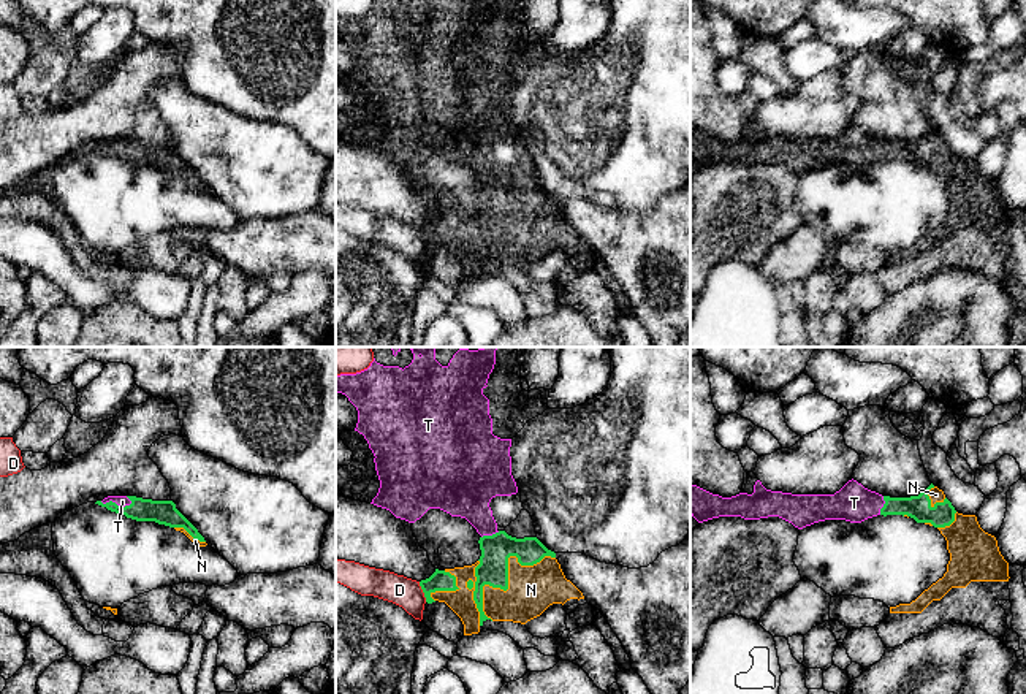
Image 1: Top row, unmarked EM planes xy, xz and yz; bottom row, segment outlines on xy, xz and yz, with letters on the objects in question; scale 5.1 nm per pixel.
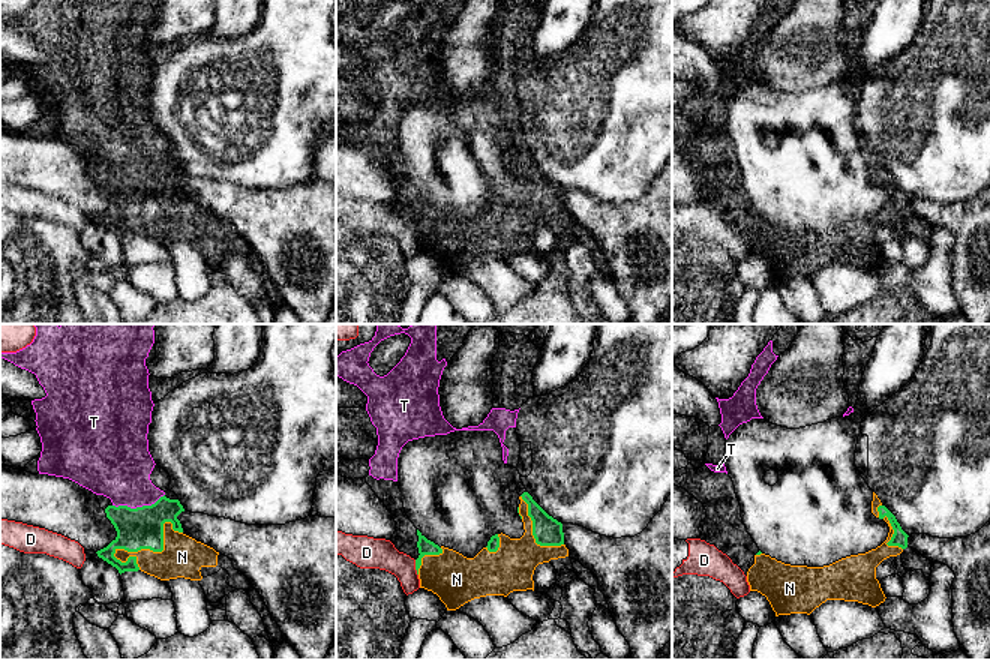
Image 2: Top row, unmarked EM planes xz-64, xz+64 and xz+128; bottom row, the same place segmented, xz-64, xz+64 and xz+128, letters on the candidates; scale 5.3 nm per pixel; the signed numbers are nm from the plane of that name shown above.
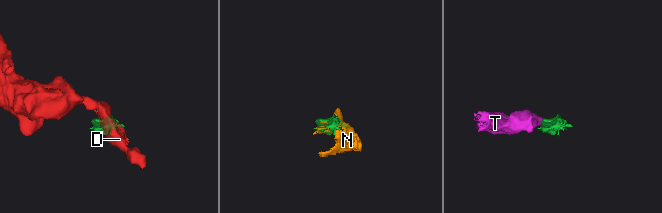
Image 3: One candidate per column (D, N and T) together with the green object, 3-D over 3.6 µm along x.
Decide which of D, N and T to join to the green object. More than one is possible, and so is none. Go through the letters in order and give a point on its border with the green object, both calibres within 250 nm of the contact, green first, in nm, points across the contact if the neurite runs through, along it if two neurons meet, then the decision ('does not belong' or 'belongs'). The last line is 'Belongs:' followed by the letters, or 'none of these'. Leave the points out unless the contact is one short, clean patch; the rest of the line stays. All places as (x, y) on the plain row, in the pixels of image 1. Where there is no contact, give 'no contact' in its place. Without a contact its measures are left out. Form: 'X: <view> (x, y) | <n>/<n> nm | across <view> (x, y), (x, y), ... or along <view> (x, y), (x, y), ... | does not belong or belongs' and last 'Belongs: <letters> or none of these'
D: xz (423, 236) | 110/150 nm | along xz (418, 227), (426, 246) | does not belong
N: xz (507, 225) | 160/240 nm | belongs
T: xy (114, 148) | 120/60 nm | across xy (162, 157), (141, 156), (114, 148), (122, 146) | belongs
Belongs: N, T

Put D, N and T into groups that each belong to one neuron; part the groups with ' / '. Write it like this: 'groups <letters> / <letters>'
groups D / N T

